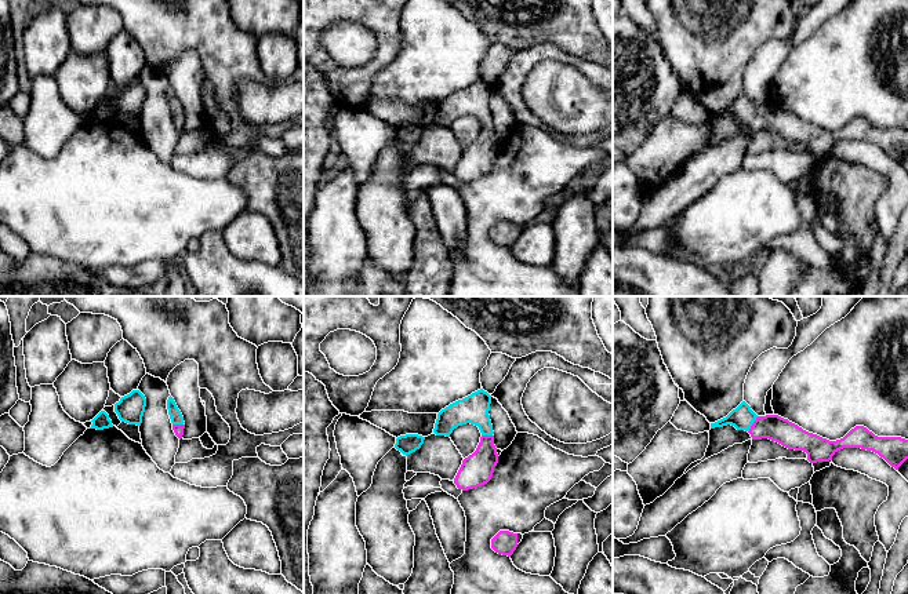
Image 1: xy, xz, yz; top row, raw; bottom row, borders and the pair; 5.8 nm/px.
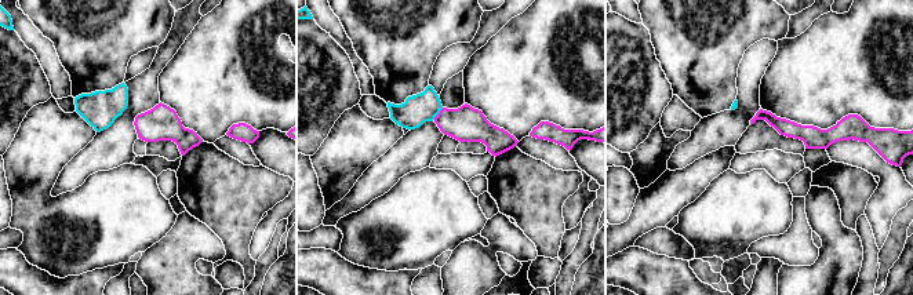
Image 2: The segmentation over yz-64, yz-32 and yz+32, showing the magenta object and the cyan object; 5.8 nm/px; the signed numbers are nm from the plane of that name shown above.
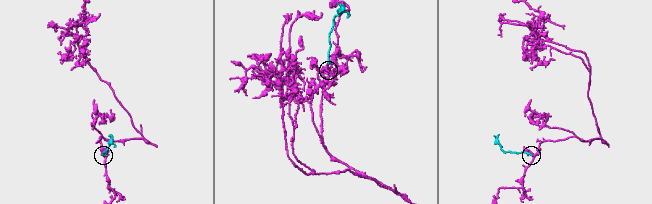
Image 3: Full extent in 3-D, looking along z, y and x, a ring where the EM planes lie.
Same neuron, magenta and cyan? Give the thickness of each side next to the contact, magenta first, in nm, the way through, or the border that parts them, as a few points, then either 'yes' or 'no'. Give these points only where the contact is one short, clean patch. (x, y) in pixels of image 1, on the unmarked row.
150 nm thick on the magenta side, 140 nm on the other; runs through yz (774, 119), (752, 116), (743, 108); yes

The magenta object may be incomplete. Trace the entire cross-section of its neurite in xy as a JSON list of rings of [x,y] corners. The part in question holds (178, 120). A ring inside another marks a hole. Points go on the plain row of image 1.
[[[170,87],[167,91],[167,101],[168,101],[168,106],[172,114],[172,121],[175,124],[175,127],[181,131],[184,127],[184,120],[185,120],[185,113],[184,113],[184,107],[181,105],[181,102],[178,101],[174,90]]]

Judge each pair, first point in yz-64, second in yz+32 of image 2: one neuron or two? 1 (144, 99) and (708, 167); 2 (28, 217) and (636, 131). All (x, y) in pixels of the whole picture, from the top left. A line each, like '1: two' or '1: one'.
1: one
2: two

